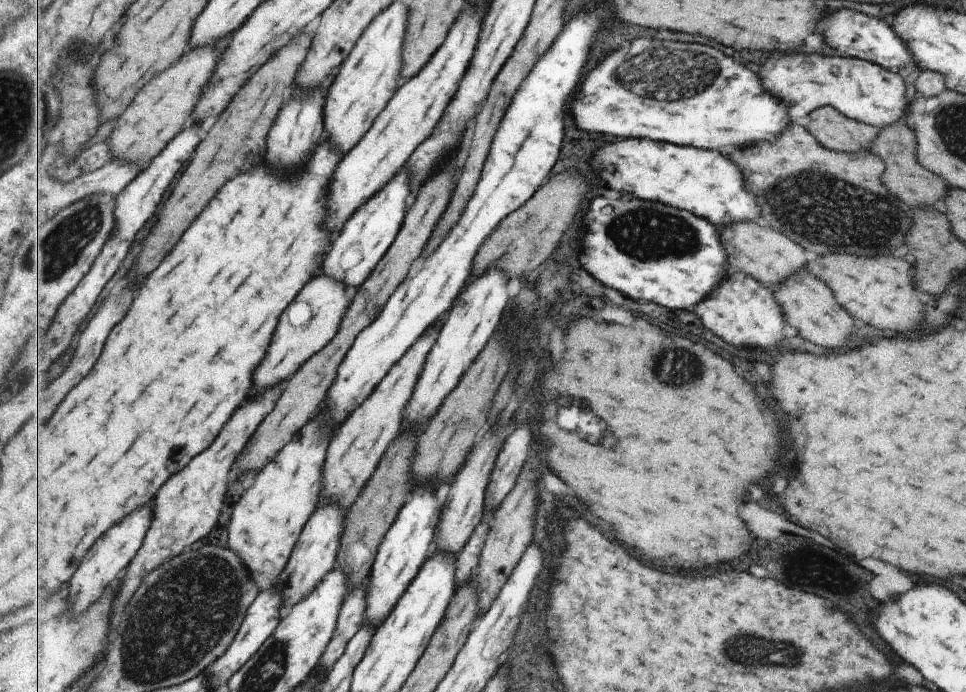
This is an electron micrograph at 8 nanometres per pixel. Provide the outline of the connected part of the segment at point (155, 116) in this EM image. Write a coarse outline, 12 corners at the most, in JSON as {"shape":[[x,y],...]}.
{"shape":[[233,33],[191,50],[123,114],[113,160],[141,170],[193,122]]}

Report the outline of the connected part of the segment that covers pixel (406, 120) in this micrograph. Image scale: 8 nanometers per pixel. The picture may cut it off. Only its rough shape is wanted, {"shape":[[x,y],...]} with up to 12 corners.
{"shape":[[467,8],[443,50],[399,88],[343,158],[331,240],[435,132],[475,56],[487,8]]}

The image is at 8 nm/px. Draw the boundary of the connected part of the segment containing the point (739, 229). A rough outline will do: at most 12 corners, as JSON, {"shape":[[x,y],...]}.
{"shape":[[762,222],[718,227],[731,269],[772,289],[810,258]]}

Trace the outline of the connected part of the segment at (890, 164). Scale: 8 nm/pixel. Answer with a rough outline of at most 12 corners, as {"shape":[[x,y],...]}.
{"shape":[[904,122],[880,128],[869,150],[888,193],[915,207],[943,198],[945,181],[921,166]]}

